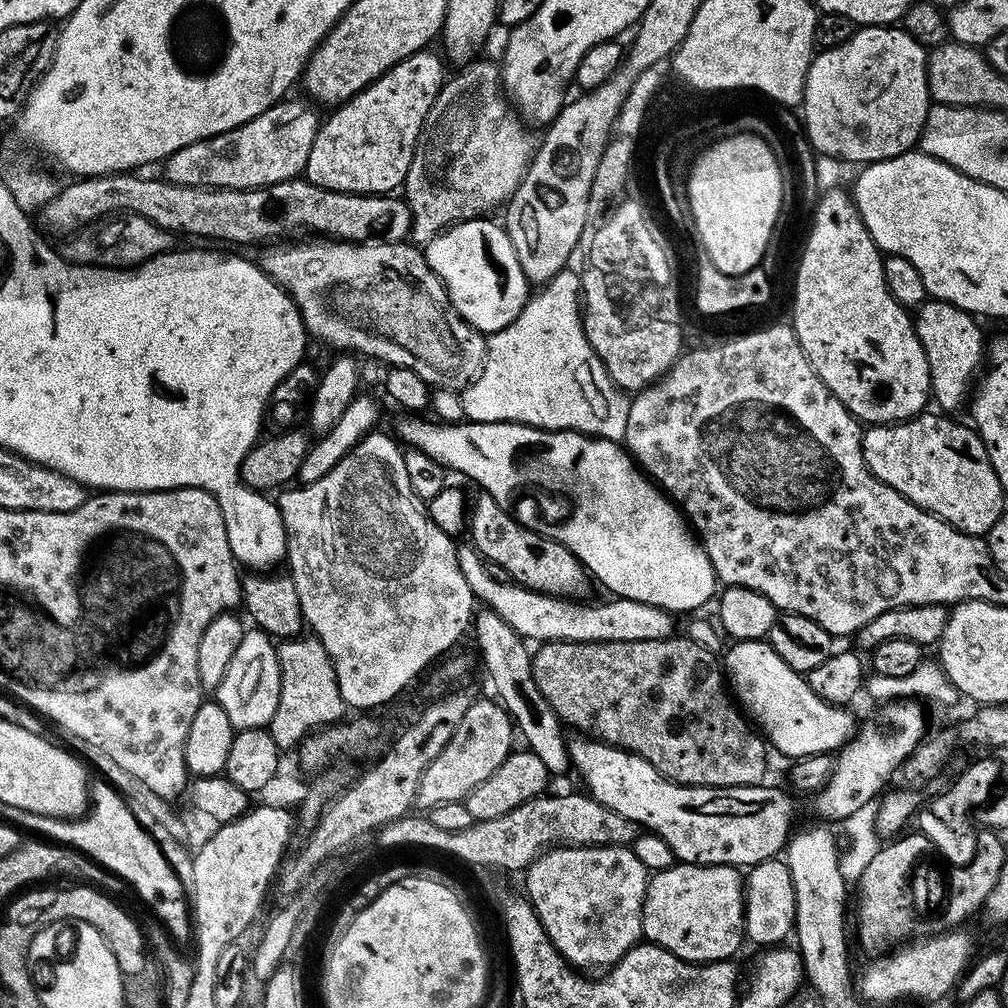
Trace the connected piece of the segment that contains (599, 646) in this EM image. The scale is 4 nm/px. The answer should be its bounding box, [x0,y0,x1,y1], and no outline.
[532,634,769,788]

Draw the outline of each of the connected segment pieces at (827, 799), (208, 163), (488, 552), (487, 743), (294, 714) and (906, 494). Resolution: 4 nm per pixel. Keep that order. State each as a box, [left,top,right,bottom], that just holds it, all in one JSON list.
[[814,699,926,822],[163,98,322,188],[470,494,590,598],[416,699,514,810],[268,634,346,750],[860,410,1006,537]]

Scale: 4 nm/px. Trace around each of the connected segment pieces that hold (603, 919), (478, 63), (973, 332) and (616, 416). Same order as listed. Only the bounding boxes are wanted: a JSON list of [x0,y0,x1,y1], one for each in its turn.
[[523,846,650,970],[402,59,534,246],[914,299,986,414],[462,270,630,441]]

